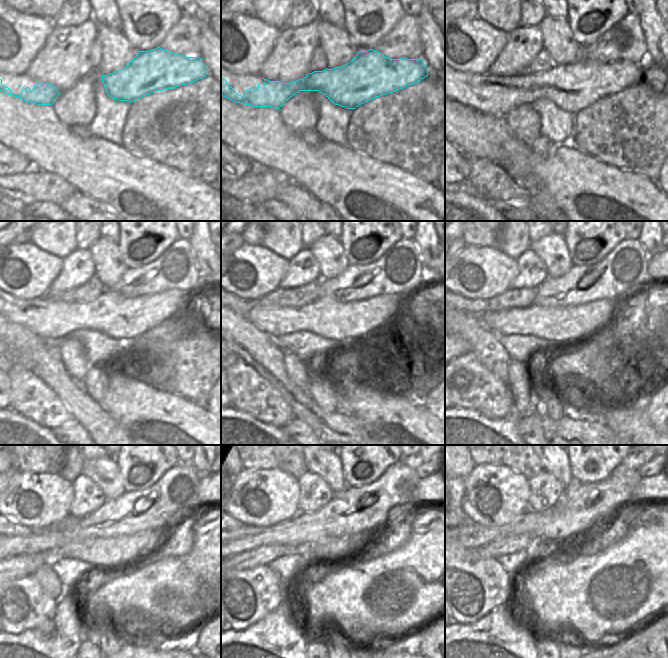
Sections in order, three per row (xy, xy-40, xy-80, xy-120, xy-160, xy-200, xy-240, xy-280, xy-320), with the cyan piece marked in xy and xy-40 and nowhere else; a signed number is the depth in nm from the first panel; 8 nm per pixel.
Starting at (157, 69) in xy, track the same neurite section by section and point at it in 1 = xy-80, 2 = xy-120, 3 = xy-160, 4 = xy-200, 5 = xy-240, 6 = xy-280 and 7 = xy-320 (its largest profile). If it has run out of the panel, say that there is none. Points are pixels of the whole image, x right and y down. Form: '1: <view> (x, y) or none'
1: xy-80 (573, 87)
2: xy-120 (122, 318)
3: xy-160 (330, 319)
4: xy-200 (567, 325)
5: xy-240 (110, 552)
6: xy-280 (330, 552)
7: xy-320 (569, 546)

